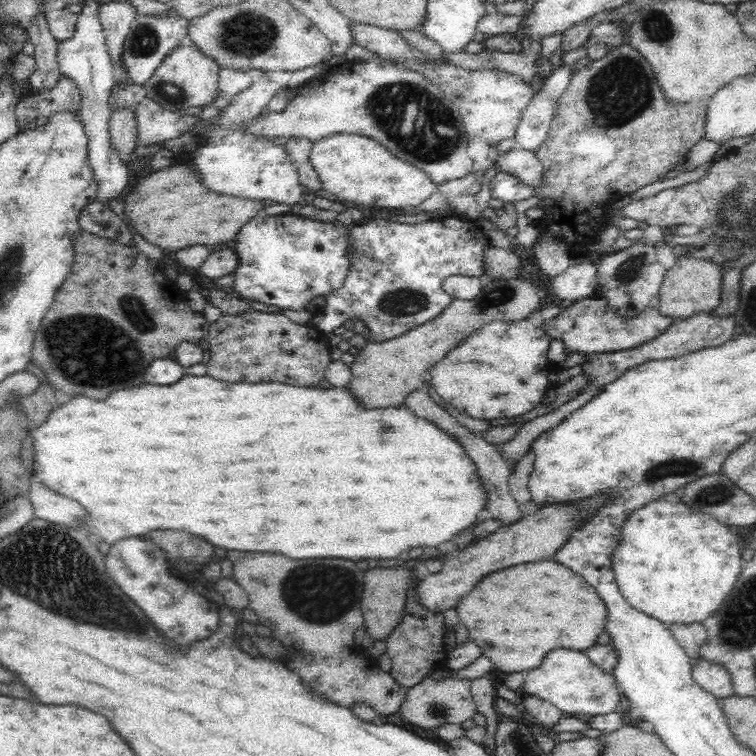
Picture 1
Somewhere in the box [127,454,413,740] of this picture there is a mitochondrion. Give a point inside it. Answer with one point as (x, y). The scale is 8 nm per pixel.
(320, 594)

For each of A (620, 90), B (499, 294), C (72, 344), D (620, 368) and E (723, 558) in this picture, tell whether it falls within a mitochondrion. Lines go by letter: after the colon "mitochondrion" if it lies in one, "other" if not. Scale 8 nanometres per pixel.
A: mitochondrion
B: mitochondrion
C: mitochondrion
D: other
E: other

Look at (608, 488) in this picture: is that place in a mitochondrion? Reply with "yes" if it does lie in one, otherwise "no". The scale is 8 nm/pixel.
no

